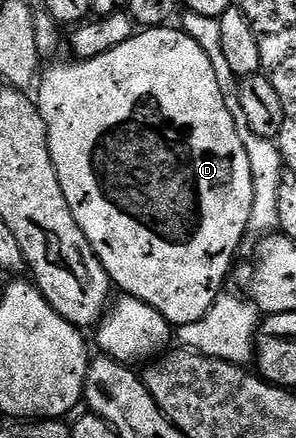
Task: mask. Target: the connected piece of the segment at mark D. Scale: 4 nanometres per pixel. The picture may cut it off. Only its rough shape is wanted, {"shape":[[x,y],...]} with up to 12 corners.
{"shape":[[142,29],[35,101],[110,283],[170,326],[255,188],[207,52]]}

